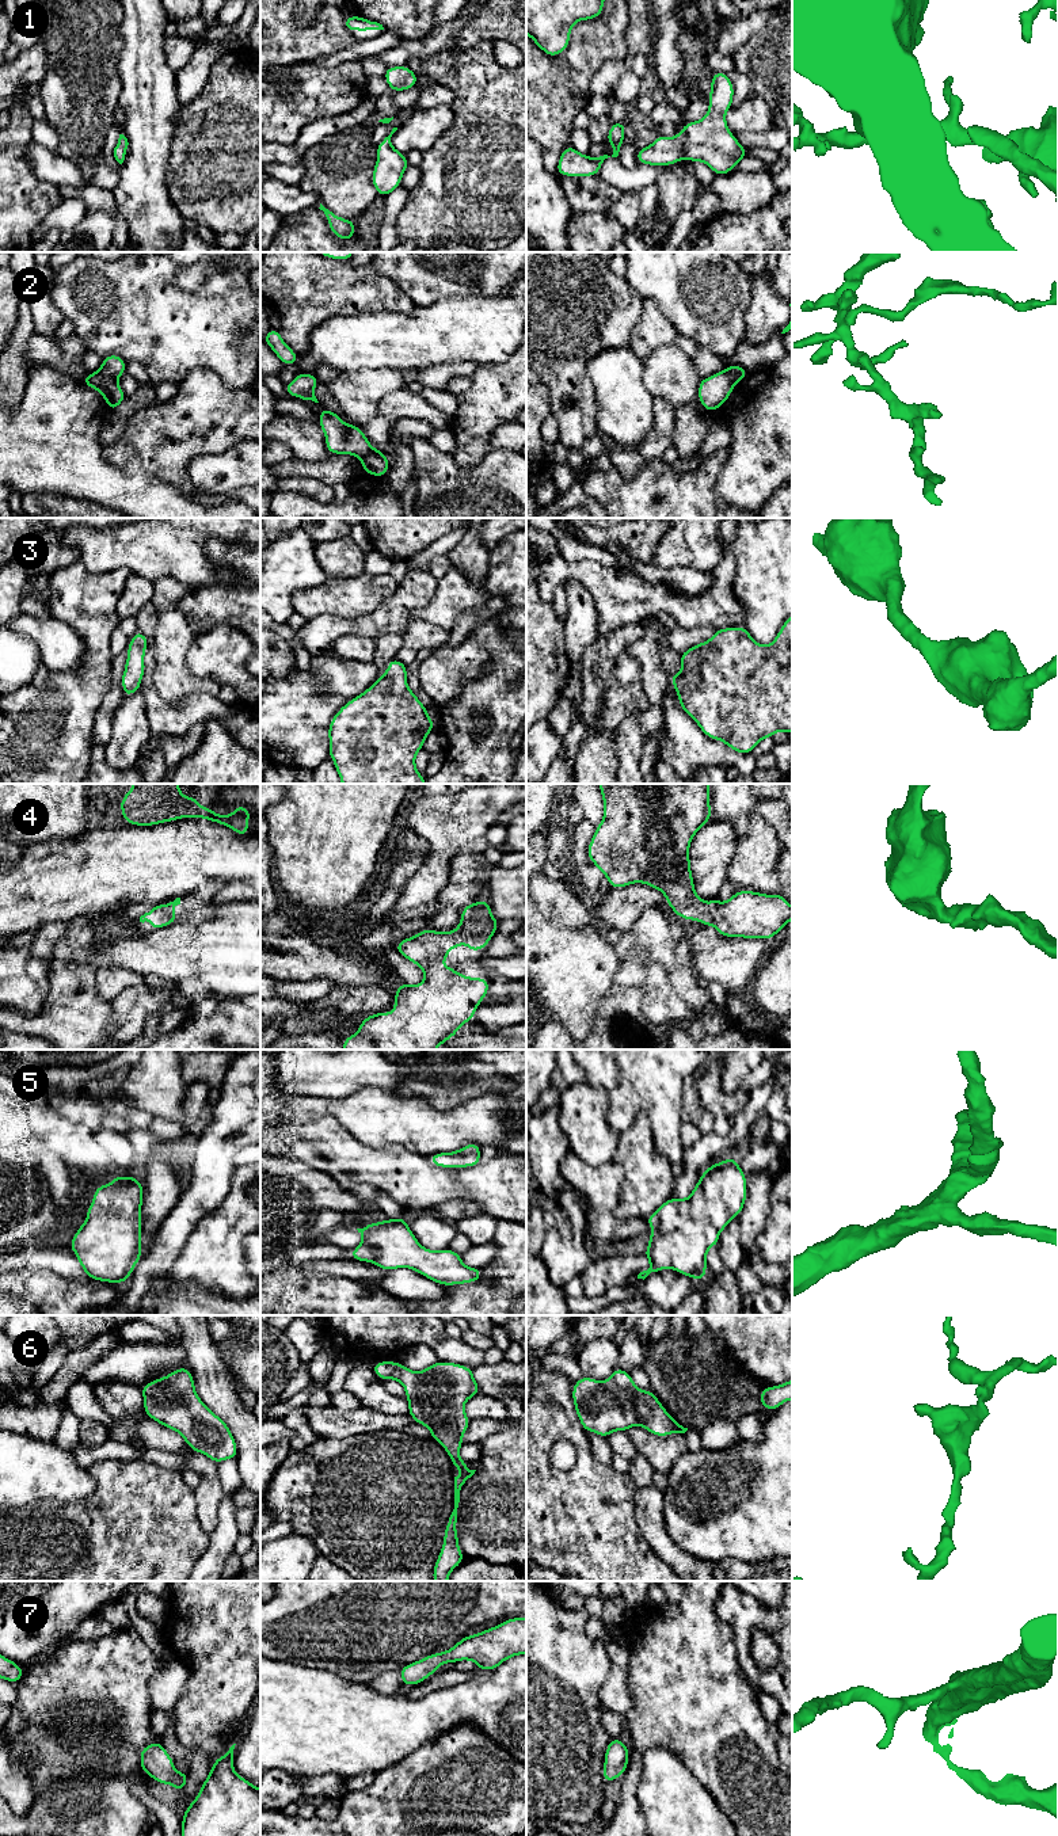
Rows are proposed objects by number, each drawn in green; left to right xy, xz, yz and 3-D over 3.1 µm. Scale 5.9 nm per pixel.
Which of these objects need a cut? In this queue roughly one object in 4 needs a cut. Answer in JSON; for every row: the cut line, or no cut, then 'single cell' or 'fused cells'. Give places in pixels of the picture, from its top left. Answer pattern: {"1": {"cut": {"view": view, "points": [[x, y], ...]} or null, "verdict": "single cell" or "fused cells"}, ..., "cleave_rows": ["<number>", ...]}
{"1": {"cut": null, "verdict": "single cell"}, "2": {"cut": {"view": "xy", "points": [[95, 372], [117, 380]]}, "verdict": "fused cells"}, "3": {"cut": null, "verdict": "single cell"}, "4": {"cut": null, "verdict": "single cell"}, "5": {"cut": null, "verdict": "single cell"}, "6": {"cut": null, "verdict": "single cell"}, "7": {"cut": null, "verdict": "single cell"}, "cleave_rows": ["2"]}

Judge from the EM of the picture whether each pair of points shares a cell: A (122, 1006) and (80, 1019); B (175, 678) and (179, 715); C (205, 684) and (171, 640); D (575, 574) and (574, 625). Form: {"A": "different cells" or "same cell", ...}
{"A": "different cells", "B": "different cells", "C": "same cell", "D": "different cells"}

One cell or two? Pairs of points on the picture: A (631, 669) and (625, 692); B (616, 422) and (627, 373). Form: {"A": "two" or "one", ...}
{"A": "one", "B": "one"}

